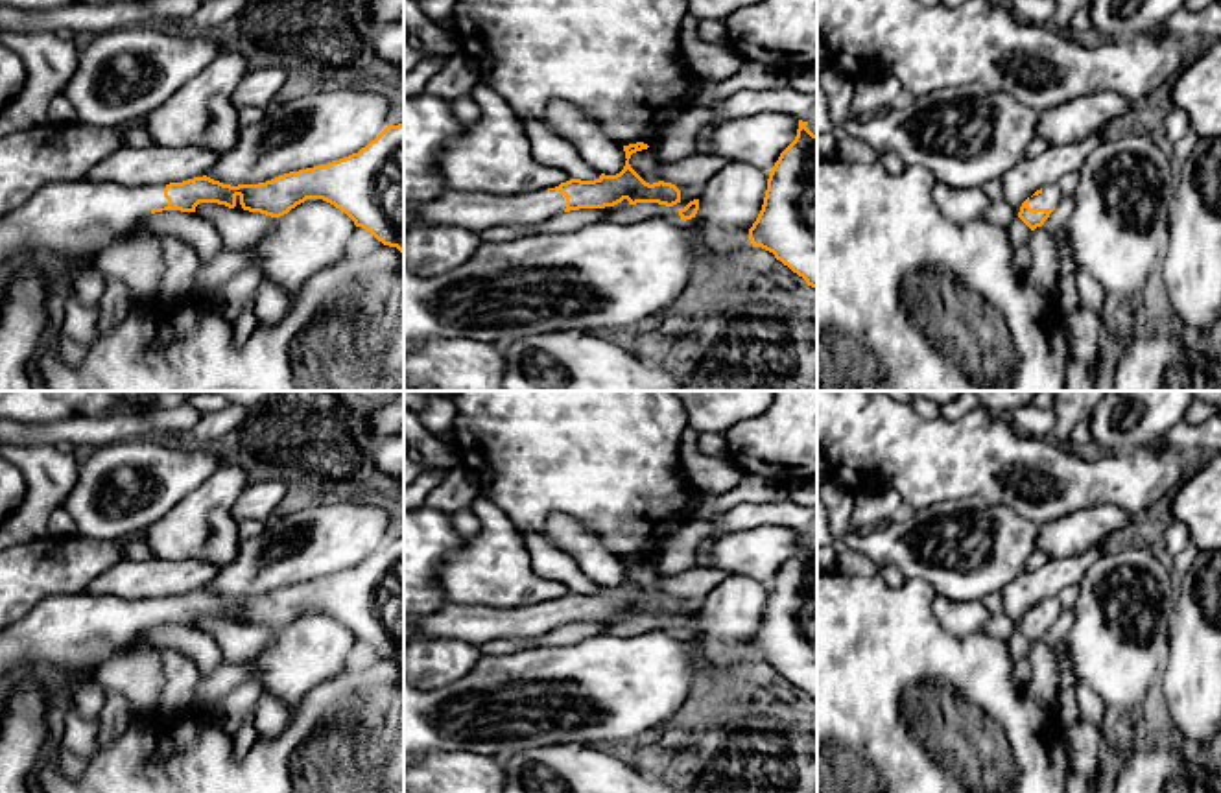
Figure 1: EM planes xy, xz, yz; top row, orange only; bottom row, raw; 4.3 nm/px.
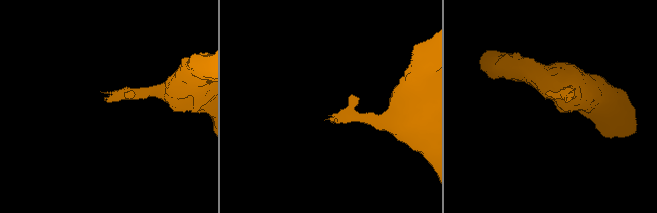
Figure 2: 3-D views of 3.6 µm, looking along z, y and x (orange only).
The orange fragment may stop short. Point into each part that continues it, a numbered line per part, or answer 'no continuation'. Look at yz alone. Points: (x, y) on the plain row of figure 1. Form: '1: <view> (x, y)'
1: yz (1050, 609)

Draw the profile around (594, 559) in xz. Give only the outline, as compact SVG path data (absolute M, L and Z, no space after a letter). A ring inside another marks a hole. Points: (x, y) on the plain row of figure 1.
M551 513L544 537L550 544L570 555L579 570L596 585L616 588L623 583L627 574L623 561L579 520L564 513Z

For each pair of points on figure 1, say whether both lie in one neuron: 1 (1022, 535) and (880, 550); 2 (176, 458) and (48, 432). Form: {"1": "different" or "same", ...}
{"1": "same", "2": "different"}

